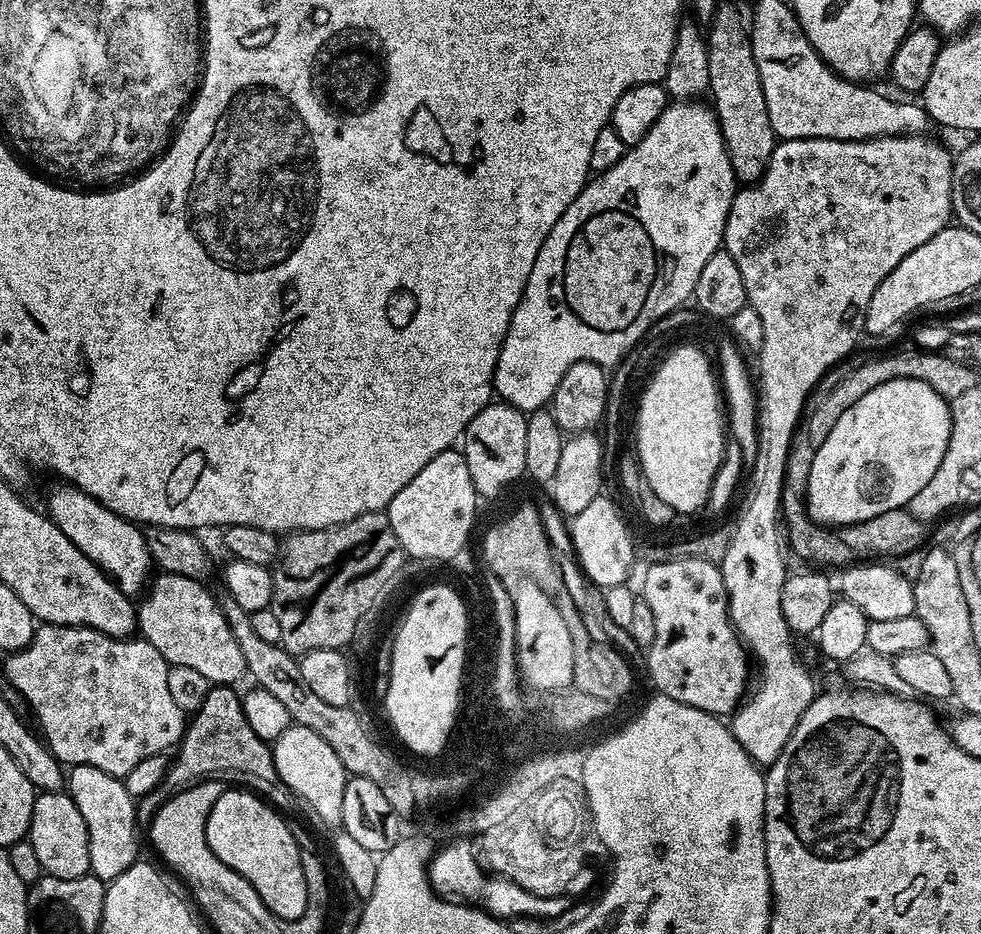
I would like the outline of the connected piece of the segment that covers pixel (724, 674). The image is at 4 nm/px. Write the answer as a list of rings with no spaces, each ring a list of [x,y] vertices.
[[[686,558],[649,564],[643,570],[642,599],[649,604],[651,613],[654,614],[656,633],[653,644],[646,649],[648,676],[656,687],[655,691],[661,696],[674,698],[674,702],[709,712],[712,716],[731,717],[745,699],[749,687],[750,656],[740,643],[740,637],[732,629],[732,620],[728,617],[728,591],[719,567],[698,558]]]

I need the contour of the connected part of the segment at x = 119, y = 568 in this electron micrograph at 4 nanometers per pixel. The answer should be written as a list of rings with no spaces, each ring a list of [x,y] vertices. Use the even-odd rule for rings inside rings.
[[[60,482],[57,485],[48,496],[48,519],[54,521],[58,530],[62,530],[62,534],[66,534],[66,538],[70,538],[70,542],[90,558],[90,562],[97,564],[116,583],[122,594],[129,598],[139,597],[154,576],[152,554],[146,546],[144,528],[114,514],[74,484]]]

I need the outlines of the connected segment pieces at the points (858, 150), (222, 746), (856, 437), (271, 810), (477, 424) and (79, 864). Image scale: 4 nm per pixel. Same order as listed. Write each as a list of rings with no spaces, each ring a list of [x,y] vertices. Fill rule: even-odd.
[[[927,135],[918,136],[880,136],[876,140],[780,140],[777,143],[774,154],[770,158],[768,168],[762,174],[762,178],[756,184],[749,184],[741,187],[737,191],[736,197],[732,200],[730,206],[730,214],[726,218],[726,226],[724,227],[724,243],[723,251],[730,254],[730,258],[734,258],[734,262],[738,265],[738,270],[742,274],[742,282],[746,286],[746,294],[748,295],[747,307],[758,310],[758,318],[762,318],[762,322],[788,322],[788,338],[794,338],[794,358],[796,358],[796,408],[798,409],[798,400],[800,396],[813,395],[812,387],[819,382],[824,376],[827,368],[832,368],[839,362],[843,356],[848,356],[852,352],[852,347],[859,342],[860,336],[864,332],[864,319],[868,313],[868,303],[870,298],[874,298],[874,290],[878,290],[878,286],[885,278],[892,273],[894,266],[898,266],[898,262],[902,262],[902,258],[906,258],[906,254],[910,254],[910,250],[918,250],[918,246],[922,246],[922,242],[930,242],[930,238],[934,238],[934,234],[938,234],[943,228],[949,227],[950,221],[953,219],[952,214],[952,161],[953,153],[947,152],[942,145],[936,140],[927,140]]]
[[[209,687],[201,708],[191,713],[184,737],[181,738],[174,755],[171,757],[164,780],[156,789],[150,790],[138,800],[137,825],[151,825],[166,798],[177,796],[179,792],[194,787],[205,778],[219,778],[224,782],[237,780],[240,783],[237,785],[255,790],[265,801],[271,802],[285,813],[294,811],[296,804],[298,805],[296,793],[291,792],[280,780],[269,741],[258,738],[258,734],[254,734],[254,729],[250,727],[250,722],[246,722],[244,702],[241,693],[235,687]]]
[[[902,377],[874,386],[870,394],[862,394],[862,398],[858,398],[858,402],[854,402],[854,406],[850,406],[838,422],[834,422],[830,434],[826,434],[821,444],[816,445],[808,475],[808,516],[819,525],[847,526],[903,509],[912,501],[914,494],[918,494],[918,490],[934,478],[934,470],[942,466],[951,433],[952,409],[949,401],[925,381]]]
[[[225,790],[220,805],[211,811],[209,827],[213,847],[232,864],[232,868],[240,868],[240,872],[260,888],[260,896],[264,896],[280,916],[302,916],[308,895],[306,874],[302,874],[302,849],[296,841],[296,832],[288,829],[285,817],[259,795],[248,790],[236,791],[240,792]]]
[[[489,402],[466,426],[462,451],[470,478],[481,497],[496,496],[507,484],[525,475],[527,415],[503,402]]]
[[[67,791],[40,792],[34,802],[34,814],[28,827],[26,839],[32,844],[43,871],[58,878],[78,878],[90,872],[88,831],[78,806],[74,806]]]

